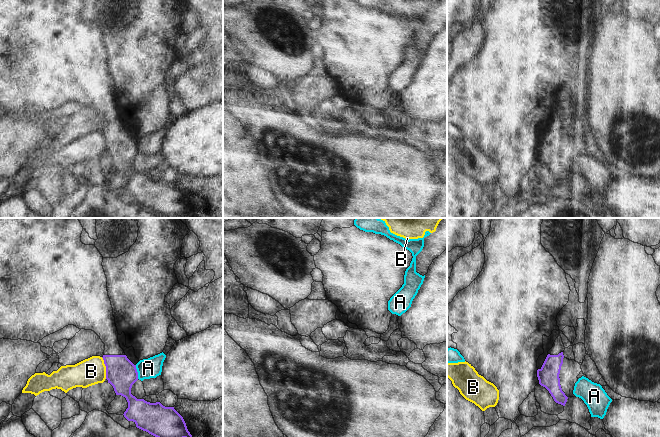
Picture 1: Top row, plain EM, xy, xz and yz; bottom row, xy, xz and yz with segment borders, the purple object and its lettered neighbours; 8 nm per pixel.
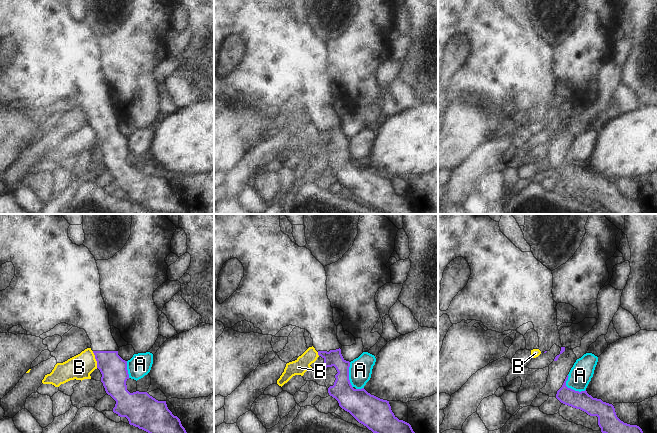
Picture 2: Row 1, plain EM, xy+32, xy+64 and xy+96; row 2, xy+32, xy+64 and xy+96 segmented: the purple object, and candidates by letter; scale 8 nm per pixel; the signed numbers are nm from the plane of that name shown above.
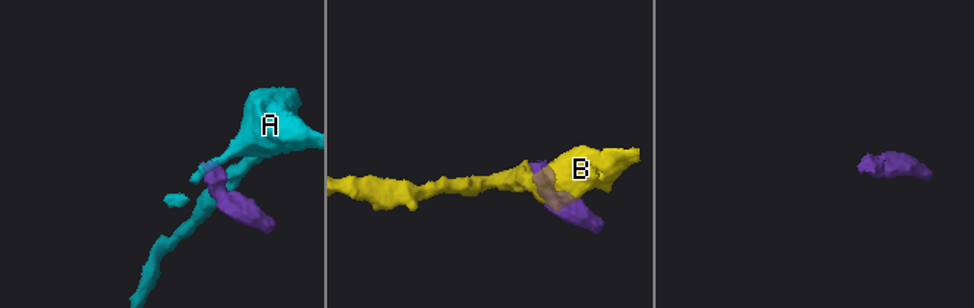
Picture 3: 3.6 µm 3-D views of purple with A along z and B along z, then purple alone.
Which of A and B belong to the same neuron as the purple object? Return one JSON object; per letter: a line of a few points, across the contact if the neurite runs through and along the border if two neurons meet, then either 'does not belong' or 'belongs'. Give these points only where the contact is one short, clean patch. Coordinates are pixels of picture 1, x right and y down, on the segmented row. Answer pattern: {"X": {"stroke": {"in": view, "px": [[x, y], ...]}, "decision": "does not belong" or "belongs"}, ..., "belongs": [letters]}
{"A": {"stroke": {"in": "xy", "px": [[135, 365], [138, 378]]}, "decision": "does not belong"}, "B": {"stroke": {"in": "xy", "px": [[101, 357], [105, 366], [106, 378]]}, "decision": "does not belong"}, "belongs": []}

